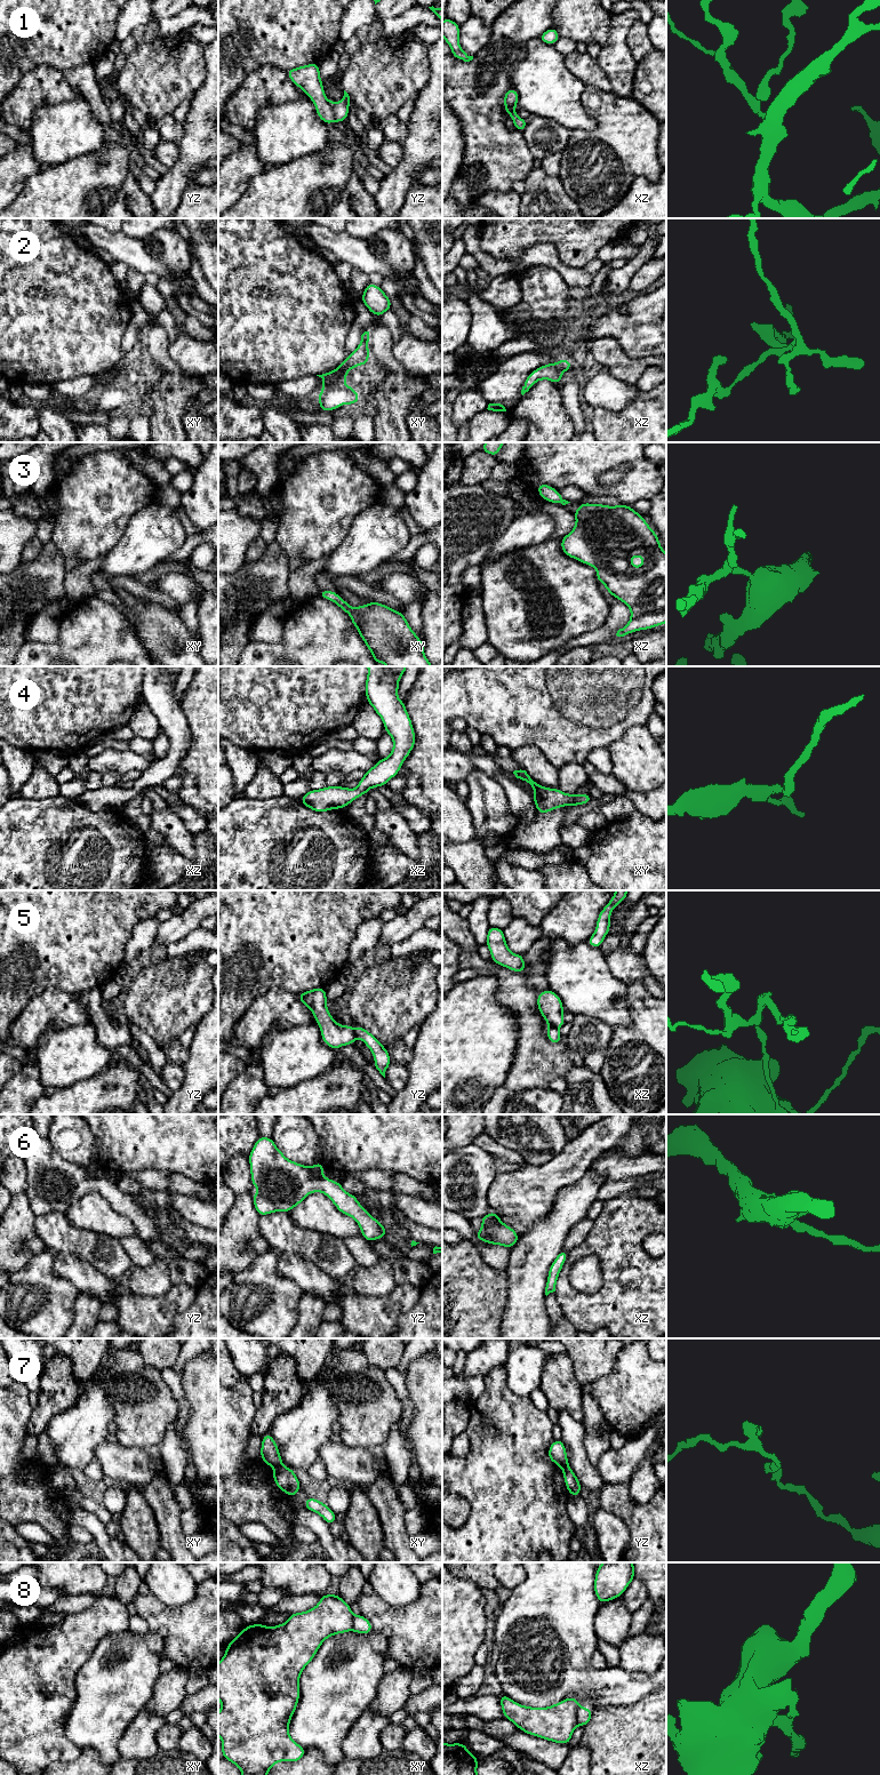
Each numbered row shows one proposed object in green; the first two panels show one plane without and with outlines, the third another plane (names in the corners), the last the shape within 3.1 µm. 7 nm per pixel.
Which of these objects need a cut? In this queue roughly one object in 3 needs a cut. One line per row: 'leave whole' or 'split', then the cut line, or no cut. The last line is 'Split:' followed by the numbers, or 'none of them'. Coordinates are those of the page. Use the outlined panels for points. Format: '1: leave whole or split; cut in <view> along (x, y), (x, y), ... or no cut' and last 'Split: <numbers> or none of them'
1: leave whole; no cut
2: split; cut in xy along (343, 382), (322, 391)
3: leave whole; no cut
4: leave whole; no cut
5: split; cut in xz along (550, 1024), (557, 1028)
6: leave whole; no cut
7: split; cut in xy along (281, 1464), (276, 1468)
8: split; cut in xz along (580, 1705), (576, 1712), (576, 1724)
Split: 2, 5, 7, 8

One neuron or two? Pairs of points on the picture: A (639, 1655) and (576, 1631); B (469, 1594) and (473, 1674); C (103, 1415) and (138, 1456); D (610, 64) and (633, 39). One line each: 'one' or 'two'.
A: two
B: two
C: two
D: two

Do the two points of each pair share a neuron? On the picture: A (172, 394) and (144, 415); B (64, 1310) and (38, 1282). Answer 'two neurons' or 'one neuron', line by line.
A: two neurons
B: one neuron

